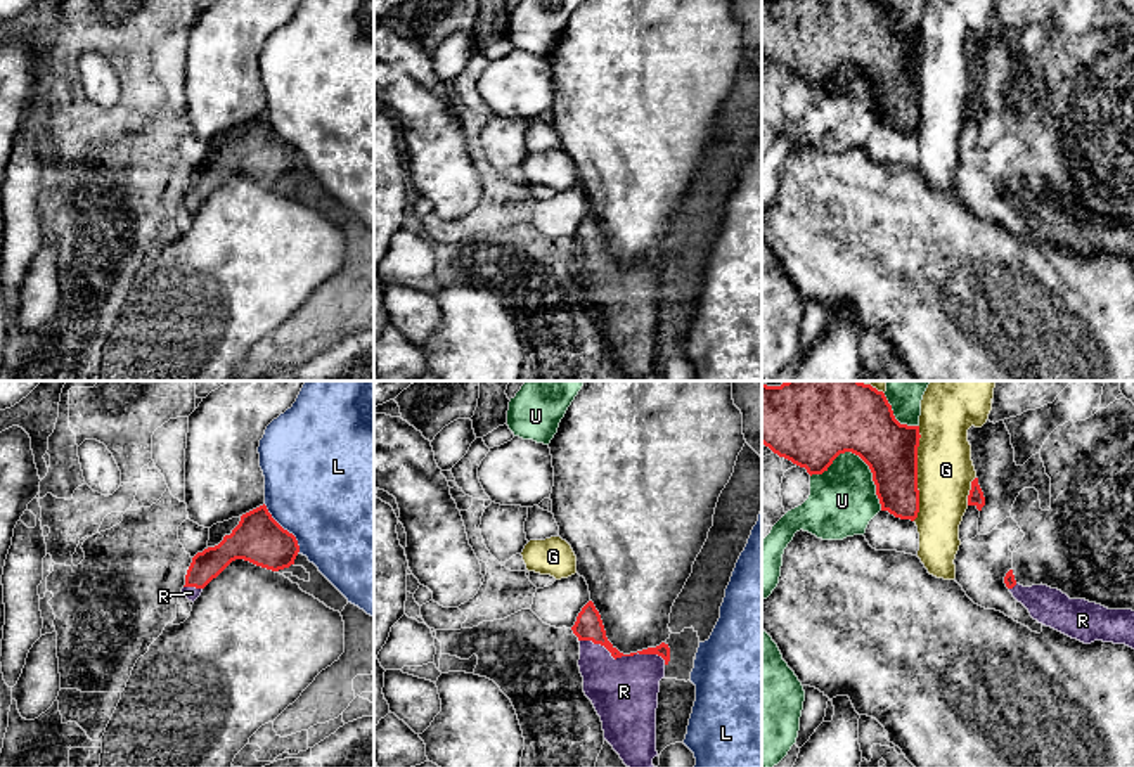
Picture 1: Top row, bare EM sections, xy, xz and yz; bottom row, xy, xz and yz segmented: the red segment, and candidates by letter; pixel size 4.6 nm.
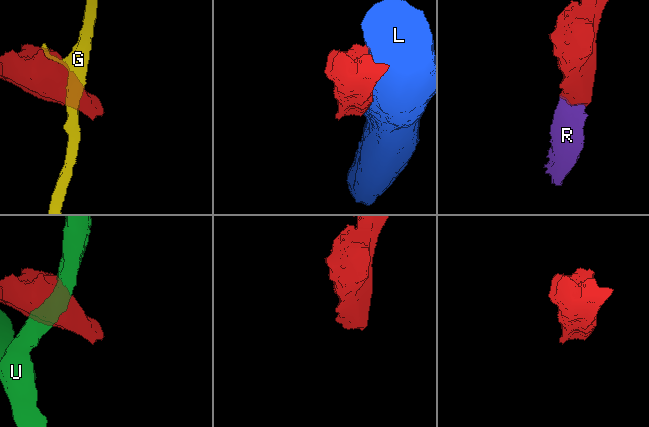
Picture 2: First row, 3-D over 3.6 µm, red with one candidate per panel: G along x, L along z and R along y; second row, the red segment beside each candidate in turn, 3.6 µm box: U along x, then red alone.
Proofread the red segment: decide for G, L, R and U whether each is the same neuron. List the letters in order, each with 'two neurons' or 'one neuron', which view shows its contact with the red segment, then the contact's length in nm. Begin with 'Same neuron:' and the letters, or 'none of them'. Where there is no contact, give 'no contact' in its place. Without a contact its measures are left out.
Same neuron: R
G: two neurons | yz | 440 nm
L: two neurons | xy | 280 nm
R: one neuron | xz | 420 nm
U: two neurons | yz | 380 nm

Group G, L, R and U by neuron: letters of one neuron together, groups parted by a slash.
G / L / R / U

